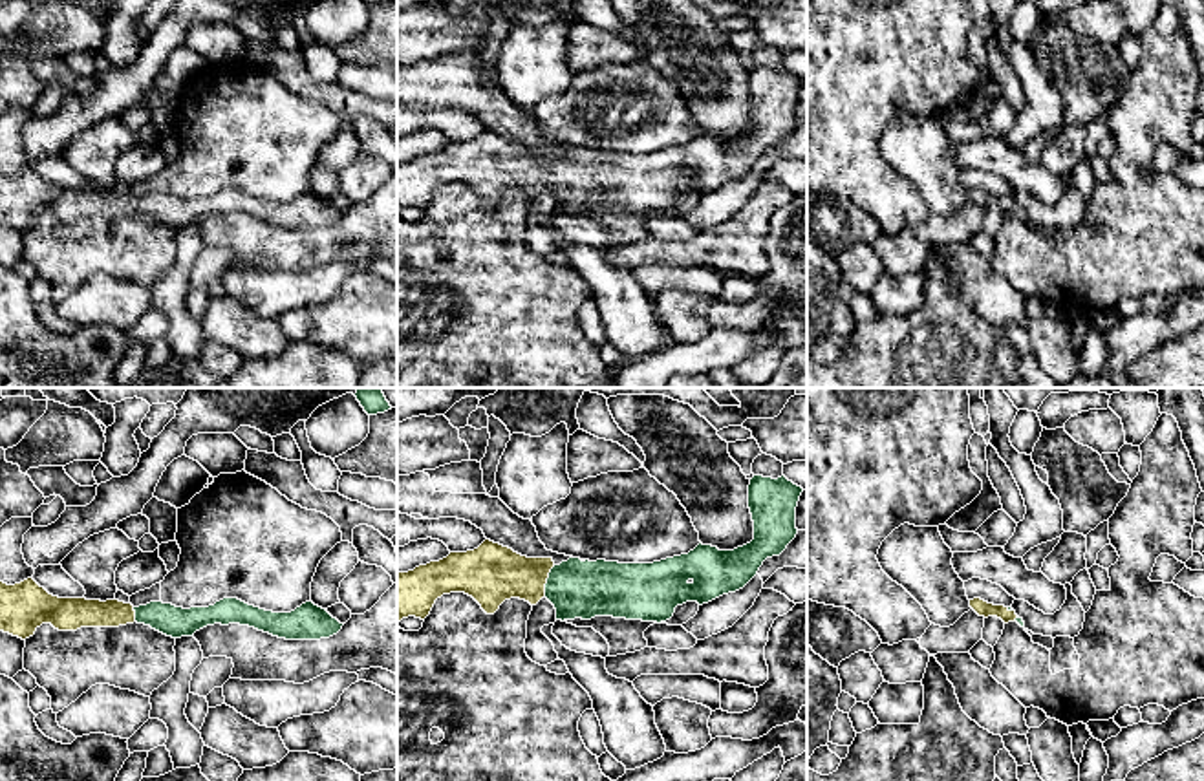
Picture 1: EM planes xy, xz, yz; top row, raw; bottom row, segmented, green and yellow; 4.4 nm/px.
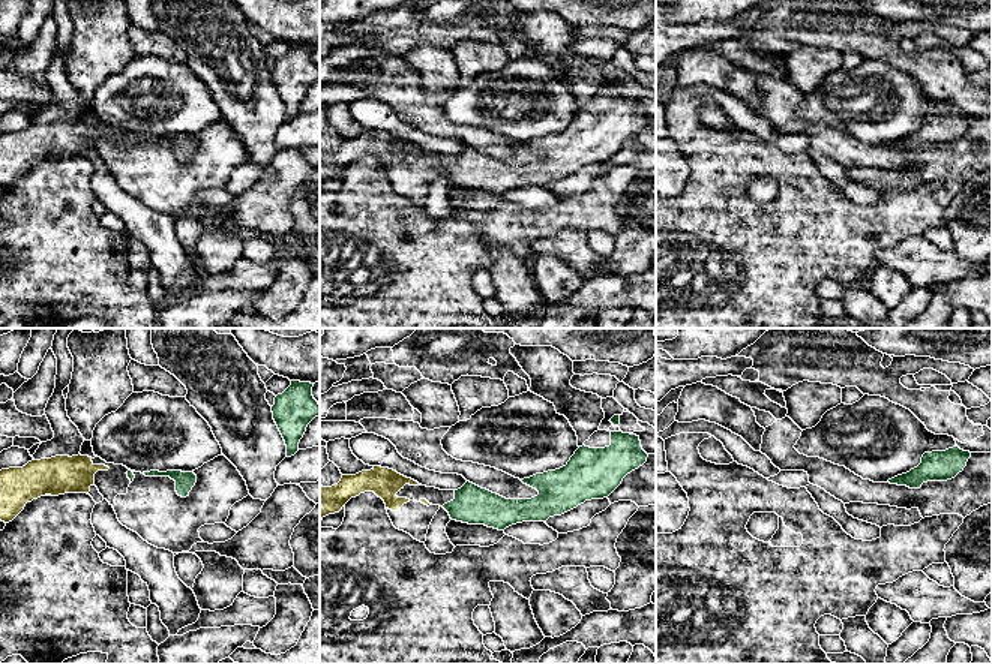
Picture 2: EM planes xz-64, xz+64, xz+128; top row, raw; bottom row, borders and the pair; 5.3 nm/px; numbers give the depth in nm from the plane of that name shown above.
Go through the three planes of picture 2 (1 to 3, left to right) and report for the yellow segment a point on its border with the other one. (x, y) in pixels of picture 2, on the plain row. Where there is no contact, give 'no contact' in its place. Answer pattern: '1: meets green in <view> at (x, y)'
1: no contact
2: no contact
3: no contact

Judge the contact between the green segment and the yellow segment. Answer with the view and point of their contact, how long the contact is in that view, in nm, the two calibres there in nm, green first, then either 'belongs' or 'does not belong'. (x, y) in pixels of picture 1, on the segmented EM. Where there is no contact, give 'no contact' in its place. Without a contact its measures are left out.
contact xz (548, 580); length 140 nm; calibres 260 and 260 nm; belongs

